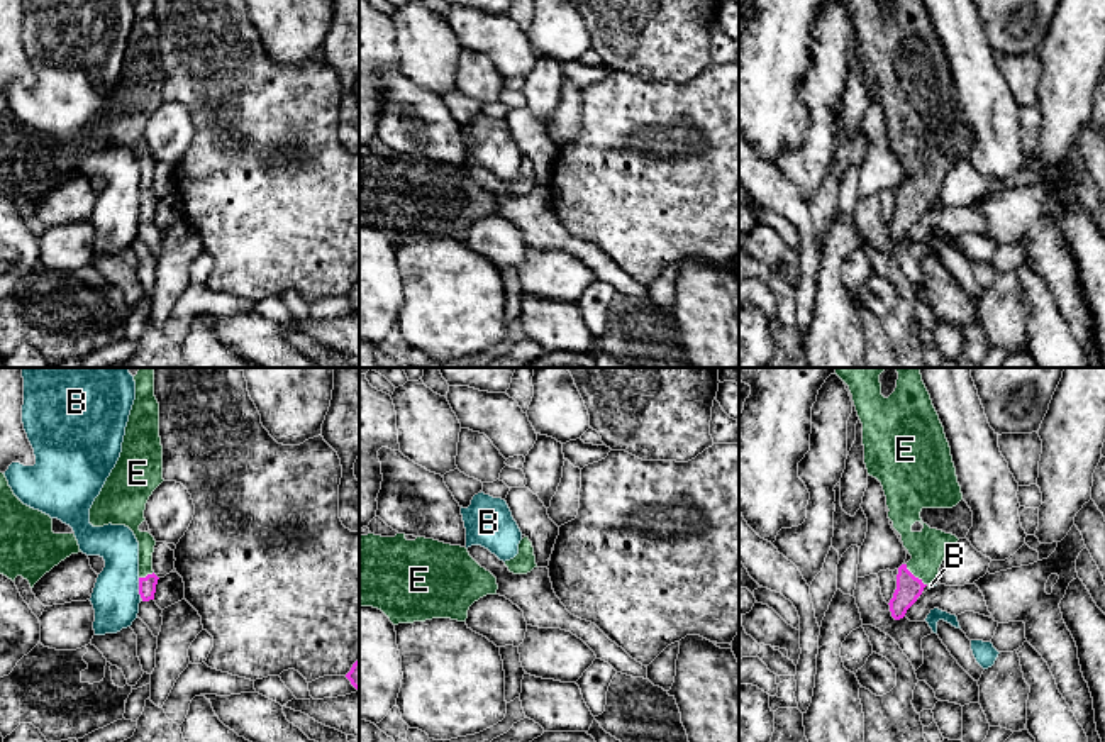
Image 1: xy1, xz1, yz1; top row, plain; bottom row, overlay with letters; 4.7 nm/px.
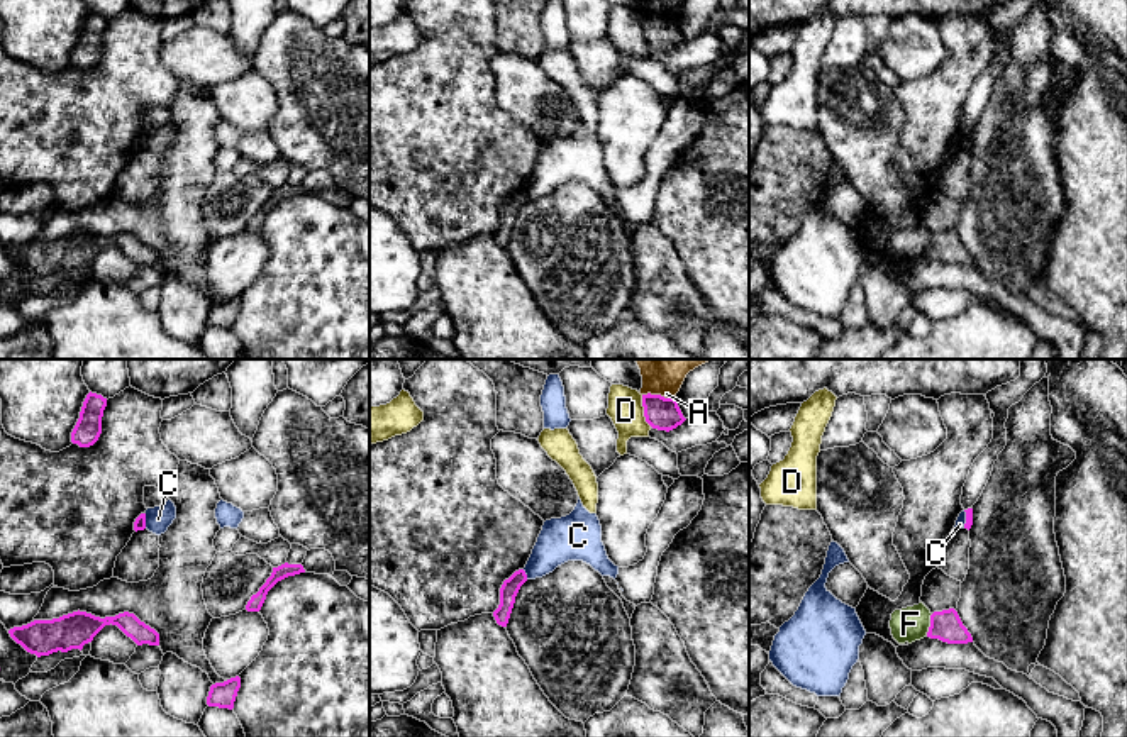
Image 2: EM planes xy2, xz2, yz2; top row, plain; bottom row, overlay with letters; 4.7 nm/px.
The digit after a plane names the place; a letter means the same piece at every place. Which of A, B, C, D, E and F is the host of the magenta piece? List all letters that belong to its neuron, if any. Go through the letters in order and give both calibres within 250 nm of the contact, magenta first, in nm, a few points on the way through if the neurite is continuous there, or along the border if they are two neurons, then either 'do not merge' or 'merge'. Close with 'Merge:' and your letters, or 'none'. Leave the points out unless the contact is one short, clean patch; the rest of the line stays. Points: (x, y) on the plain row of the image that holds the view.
A: calibres 160 and 90 nm; border xz2 (643, 14), (675, 17); do not merge
B: calibres 80 and 220 nm; border xy1 (138, 199), (138, 214), (141, 217); do not merge
C: calibres 90 and 220 nm; border xz2 (522, 190), (527, 199); do not merge
D: calibres 160 and 160 nm; border xz2 (641, 16), (644, 39), (651, 46); do not merge
E: calibres 120 and 170 nm; way yz1 (909, 209), (914, 197), (924, 187), (927, 168); merge
F: calibres 150 and 170 nm; do not merge
Merge: E

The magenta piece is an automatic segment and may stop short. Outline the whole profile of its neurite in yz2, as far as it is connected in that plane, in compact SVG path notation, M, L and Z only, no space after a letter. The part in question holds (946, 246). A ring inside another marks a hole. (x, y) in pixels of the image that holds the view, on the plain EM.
M954 229L934 232L930 236L930 247L927 258L939 259L947 264L968 264L973 263L971 254L963 246Z

